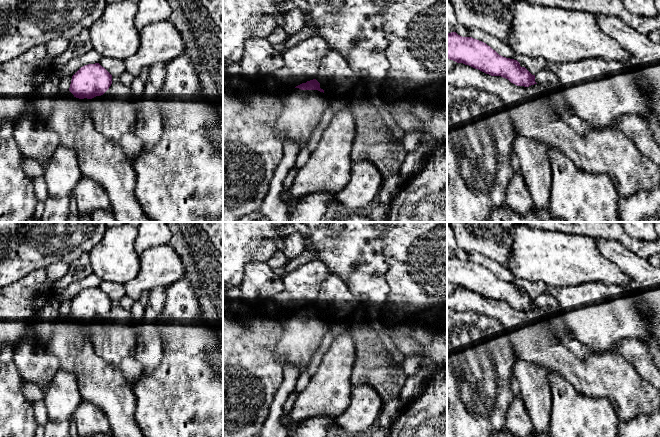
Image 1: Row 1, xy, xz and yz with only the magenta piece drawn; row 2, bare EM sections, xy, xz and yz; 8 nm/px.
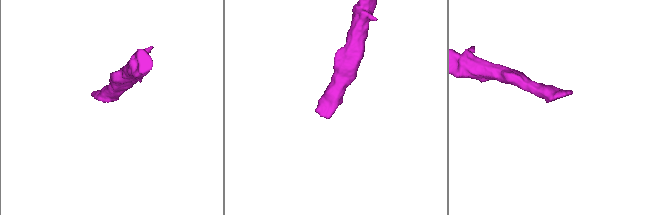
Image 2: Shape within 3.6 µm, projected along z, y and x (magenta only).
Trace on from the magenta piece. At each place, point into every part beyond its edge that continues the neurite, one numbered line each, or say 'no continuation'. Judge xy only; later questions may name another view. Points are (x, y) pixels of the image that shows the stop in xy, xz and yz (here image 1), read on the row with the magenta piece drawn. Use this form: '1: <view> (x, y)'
1: xy (85, 103)

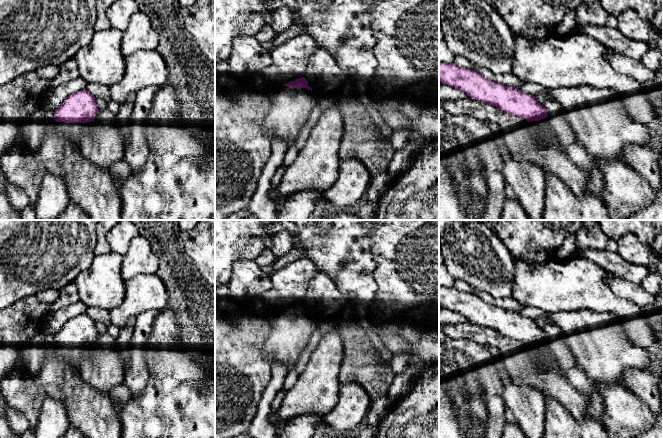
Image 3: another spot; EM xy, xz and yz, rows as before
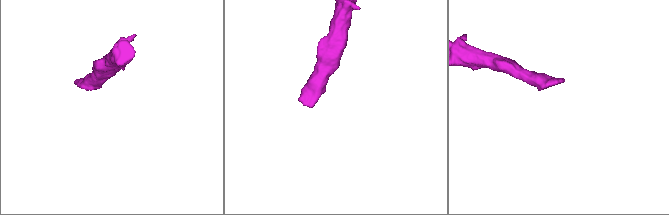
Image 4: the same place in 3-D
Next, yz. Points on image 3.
1: yz (550, 138)

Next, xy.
1: xy (72, 131)

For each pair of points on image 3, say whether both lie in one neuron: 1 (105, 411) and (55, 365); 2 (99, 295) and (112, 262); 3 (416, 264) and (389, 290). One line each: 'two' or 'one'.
1: one
2: one
3: one

